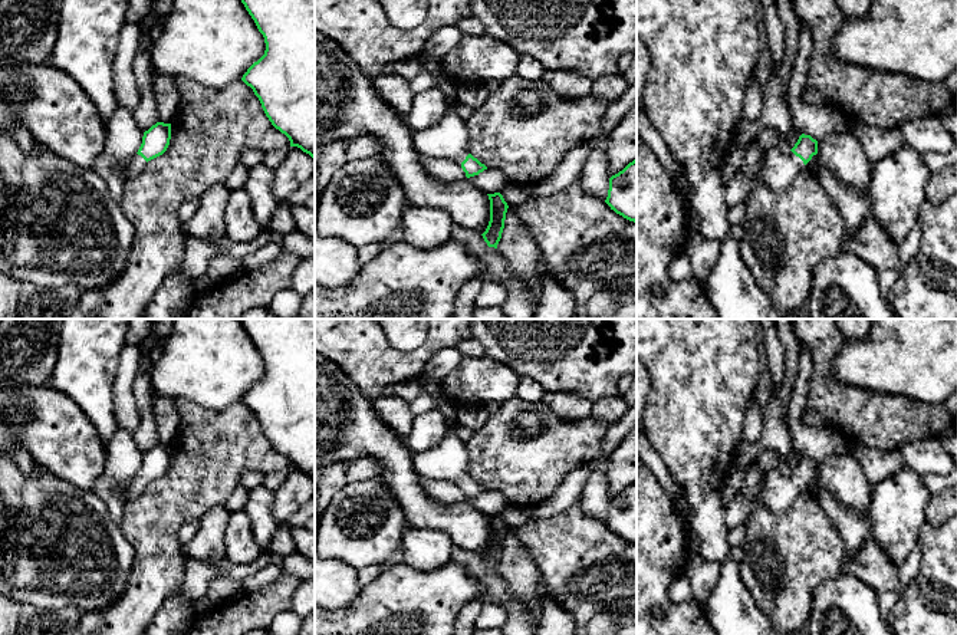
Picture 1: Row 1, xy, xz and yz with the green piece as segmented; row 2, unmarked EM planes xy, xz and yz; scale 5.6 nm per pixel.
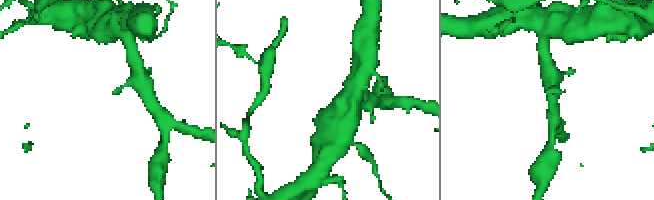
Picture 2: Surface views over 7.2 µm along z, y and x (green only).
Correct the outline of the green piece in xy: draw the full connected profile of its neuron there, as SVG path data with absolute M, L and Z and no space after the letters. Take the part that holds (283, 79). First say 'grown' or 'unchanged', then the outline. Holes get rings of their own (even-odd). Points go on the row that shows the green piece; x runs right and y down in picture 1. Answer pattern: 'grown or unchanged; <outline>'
unchanged; M241 0L264 37L264 55L241 80L259 98L272 125L315 161L315 0Z

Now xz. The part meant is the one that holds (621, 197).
unchanged; M637 159L609 178L605 203L616 214L637 223Z

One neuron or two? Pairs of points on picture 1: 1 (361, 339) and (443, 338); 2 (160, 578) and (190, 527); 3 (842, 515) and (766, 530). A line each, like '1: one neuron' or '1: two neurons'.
1: one neuron
2: two neurons
3: two neurons

